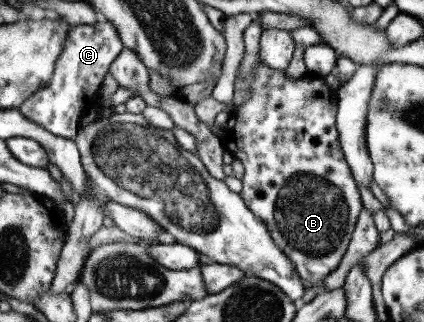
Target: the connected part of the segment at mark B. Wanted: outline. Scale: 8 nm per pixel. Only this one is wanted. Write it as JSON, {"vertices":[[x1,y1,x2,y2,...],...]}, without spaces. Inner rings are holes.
{"vertices":[[259,60,256,65,256,70,250,71,244,78,234,76,233,91,236,98,240,91,244,91,246,93,246,100,242,100,241,102,238,100,235,101,229,112,227,122,220,129,221,134,219,138,222,148,230,153,233,159,240,160,240,163,243,165,242,179,240,179,242,183,241,190,239,191,240,197,244,205,266,225,270,237,274,240,276,246,280,247,281,251,288,256,298,275,310,283,323,280,340,263,342,255,346,251,346,245,350,241,350,234,352,233,354,223,356,223,358,213,363,207,357,185,354,178,352,178,350,168,339,147,338,131,336,131,335,125,335,91,331,90,322,79,318,79,317,77,302,76,298,79,288,78,288,76,284,76,284,70,269,68,262,60]]}

